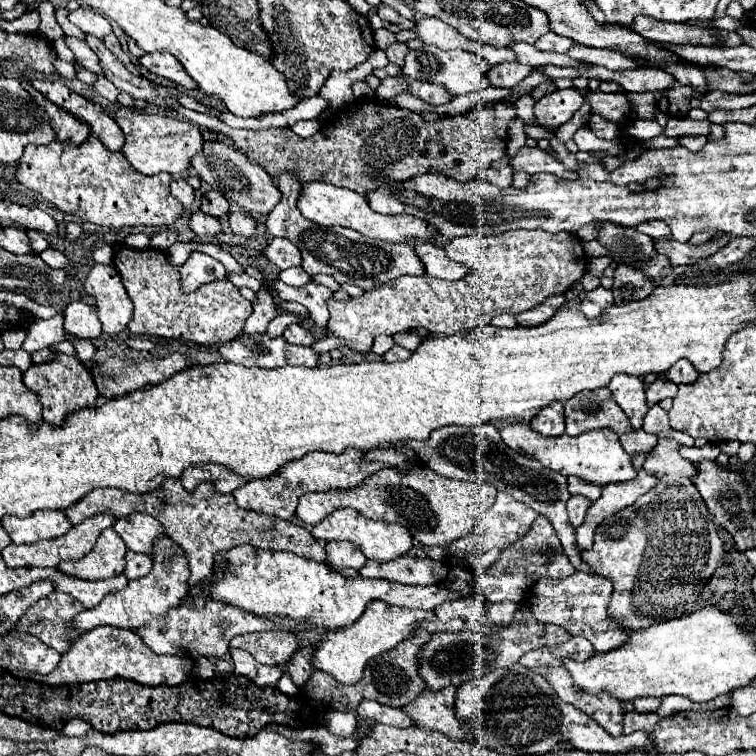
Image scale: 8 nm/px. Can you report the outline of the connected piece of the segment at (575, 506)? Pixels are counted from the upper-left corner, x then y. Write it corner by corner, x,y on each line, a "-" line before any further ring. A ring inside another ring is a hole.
571,496
569,498
567,512
569,512
569,520
575,528
579,528
579,524
583,524
589,506
591,506
591,500
587,500
585,496

